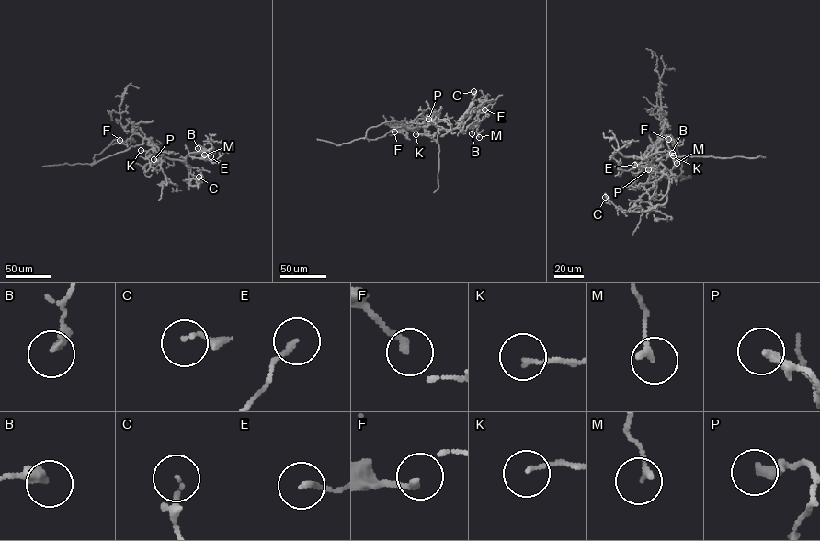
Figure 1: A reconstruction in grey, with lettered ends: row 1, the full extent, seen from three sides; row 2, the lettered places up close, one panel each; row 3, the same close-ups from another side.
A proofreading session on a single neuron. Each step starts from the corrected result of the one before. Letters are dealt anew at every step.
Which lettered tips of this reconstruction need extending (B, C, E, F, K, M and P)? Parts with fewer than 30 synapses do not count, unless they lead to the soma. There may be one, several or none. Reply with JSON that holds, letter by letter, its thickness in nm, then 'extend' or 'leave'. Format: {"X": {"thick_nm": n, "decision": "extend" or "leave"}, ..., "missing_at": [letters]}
{"B": {"thick_nm": 280, "decision": "leave"}, "C": {"thick_nm": 110, "decision": "leave"}, "E": {"thick_nm": 150, "decision": "leave"}, "F": {"thick_nm": 150, "decision": "leave"}, "K": {"thick_nm": 140, "decision": "leave"}, "M": {"thick_nm": 180, "decision": "leave"}, "P": {"thick_nm": 320, "decision": "leave"}, "missing_at": []}

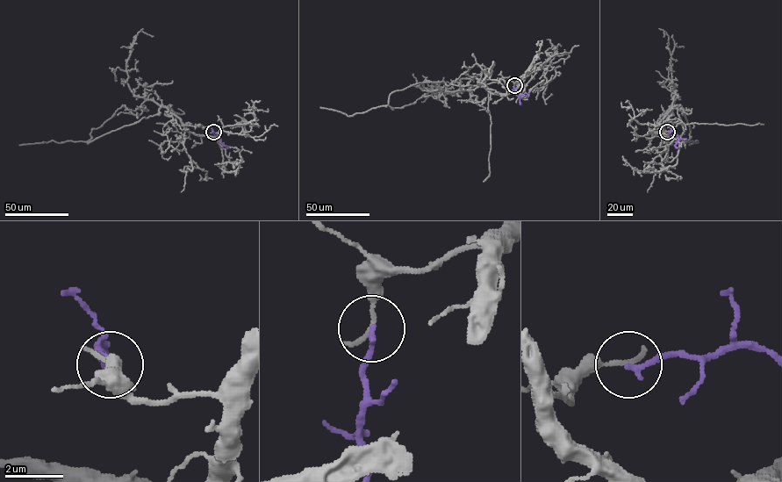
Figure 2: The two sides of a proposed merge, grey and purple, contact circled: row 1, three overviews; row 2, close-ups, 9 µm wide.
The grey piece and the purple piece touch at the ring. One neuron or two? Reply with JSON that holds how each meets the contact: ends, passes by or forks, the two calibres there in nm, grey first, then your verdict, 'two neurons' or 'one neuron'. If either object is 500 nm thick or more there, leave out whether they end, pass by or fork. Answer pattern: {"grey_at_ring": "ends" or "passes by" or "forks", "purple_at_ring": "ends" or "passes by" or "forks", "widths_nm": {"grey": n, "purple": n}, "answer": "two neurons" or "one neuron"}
{"grey_at_ring": "ends", "purple_at_ring": "ends", "widths_nm": {"grey": 200, "purple": 190}, "answer": "two neurons"}

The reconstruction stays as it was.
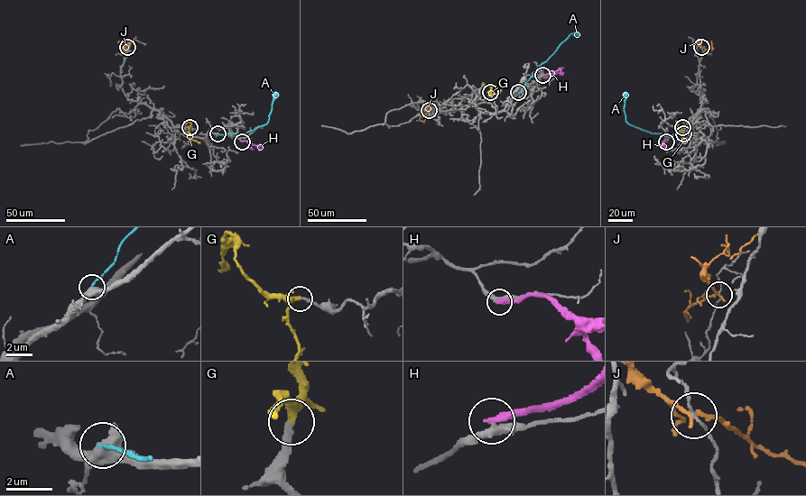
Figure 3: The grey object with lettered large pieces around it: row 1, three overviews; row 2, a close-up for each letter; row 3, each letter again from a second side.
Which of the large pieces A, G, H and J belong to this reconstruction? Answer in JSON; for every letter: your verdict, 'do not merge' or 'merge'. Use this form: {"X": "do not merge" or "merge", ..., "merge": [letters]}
{"A": "do not merge", "G": "merge", "H": "do not merge", "J": "do not merge", "merge": ["G"]}

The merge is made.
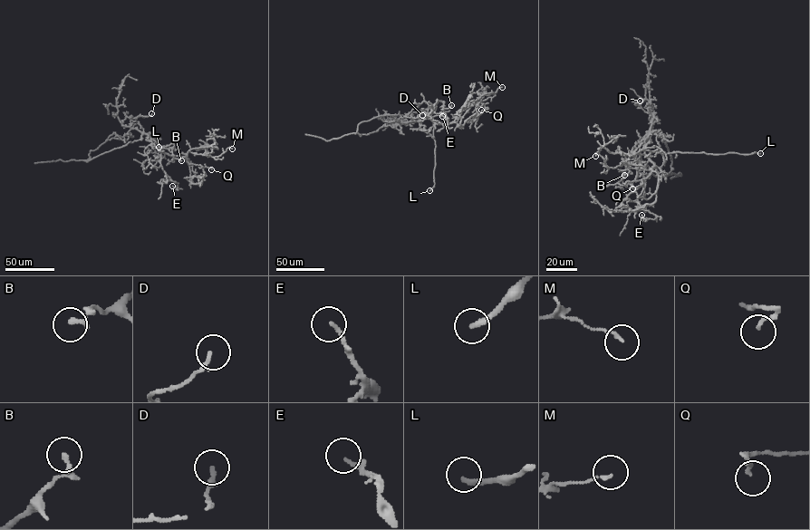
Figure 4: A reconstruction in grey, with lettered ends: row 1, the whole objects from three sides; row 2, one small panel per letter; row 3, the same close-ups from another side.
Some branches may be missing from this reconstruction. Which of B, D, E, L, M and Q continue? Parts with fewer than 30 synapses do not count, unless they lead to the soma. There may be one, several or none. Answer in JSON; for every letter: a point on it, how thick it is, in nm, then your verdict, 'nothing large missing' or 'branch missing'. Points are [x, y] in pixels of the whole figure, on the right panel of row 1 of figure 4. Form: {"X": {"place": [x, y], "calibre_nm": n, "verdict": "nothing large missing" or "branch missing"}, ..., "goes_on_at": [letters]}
{"B": {"place": [624, 175], "calibre_nm": 220, "verdict": "nothing large missing"}, "D": {"place": [640, 101], "calibre_nm": 190, "verdict": "nothing large missing"}, "E": {"place": [641, 215], "calibre_nm": 160, "verdict": "nothing large missing"}, "L": {"place": [760, 153], "calibre_nm": 240, "verdict": "branch missing"}, "M": {"place": [595, 156], "calibre_nm": 110, "verdict": "nothing large missing"}, "Q": {"place": [632, 188], "calibre_nm": 130, "verdict": "nothing large missing"}, "goes_on_at": ["L"]}

